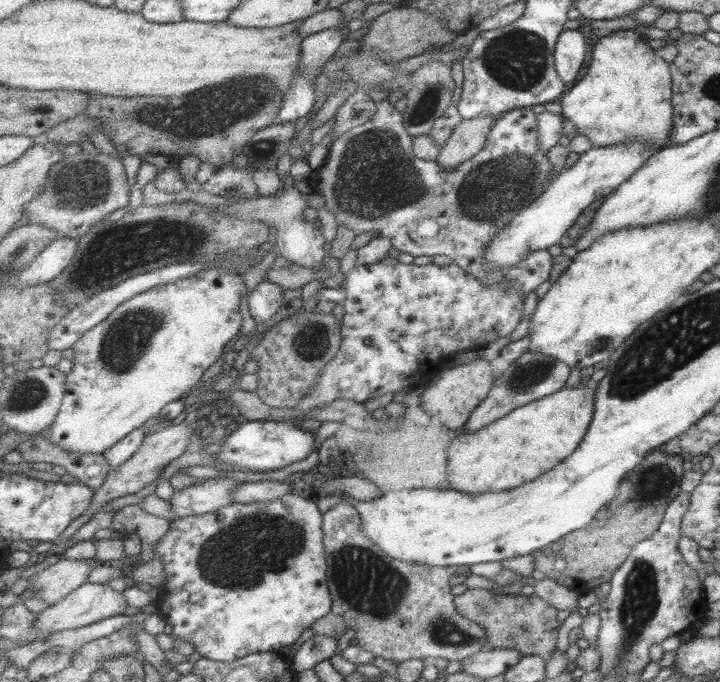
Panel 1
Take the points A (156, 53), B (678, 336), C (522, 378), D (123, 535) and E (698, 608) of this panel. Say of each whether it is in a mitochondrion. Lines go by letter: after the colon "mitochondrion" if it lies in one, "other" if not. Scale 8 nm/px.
A: other
B: mitochondrion
C: mitochondrion
D: other
E: other

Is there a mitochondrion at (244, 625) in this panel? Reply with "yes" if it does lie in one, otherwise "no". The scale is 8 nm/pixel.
no

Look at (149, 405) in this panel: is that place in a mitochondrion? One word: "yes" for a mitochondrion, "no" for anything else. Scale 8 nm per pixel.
no

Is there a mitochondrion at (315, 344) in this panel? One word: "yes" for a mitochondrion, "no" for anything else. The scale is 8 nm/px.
yes

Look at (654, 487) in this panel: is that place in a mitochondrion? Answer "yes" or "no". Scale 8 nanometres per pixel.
yes

